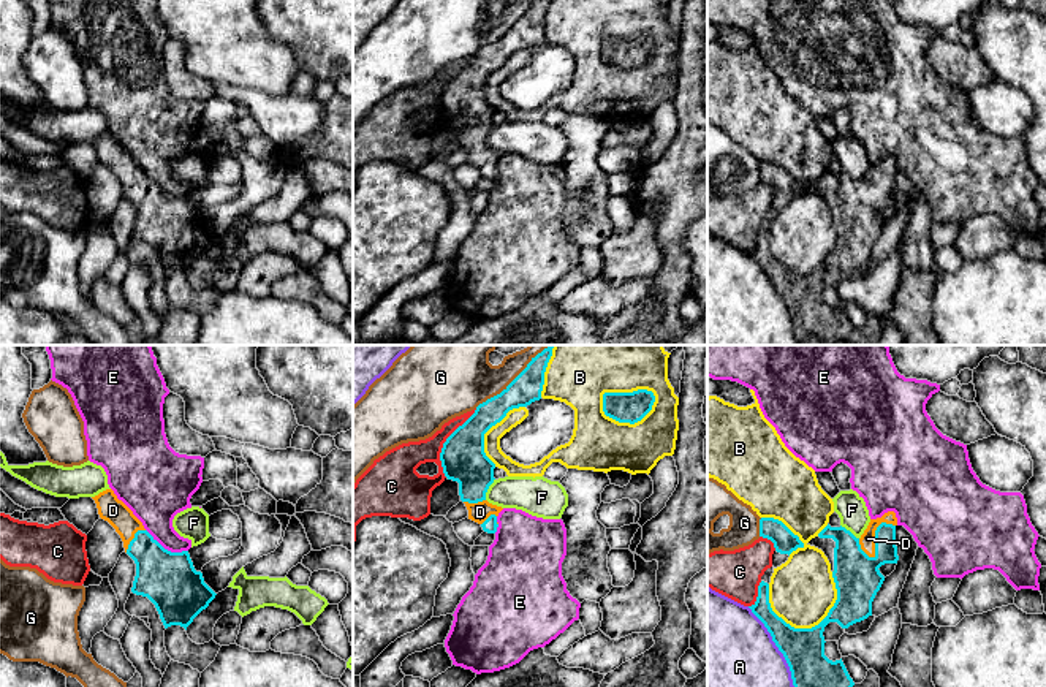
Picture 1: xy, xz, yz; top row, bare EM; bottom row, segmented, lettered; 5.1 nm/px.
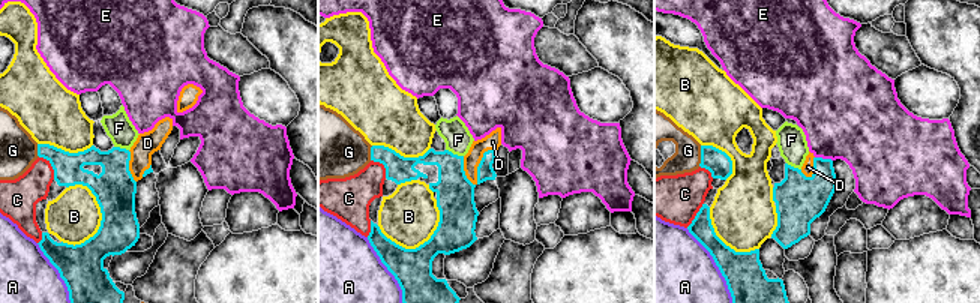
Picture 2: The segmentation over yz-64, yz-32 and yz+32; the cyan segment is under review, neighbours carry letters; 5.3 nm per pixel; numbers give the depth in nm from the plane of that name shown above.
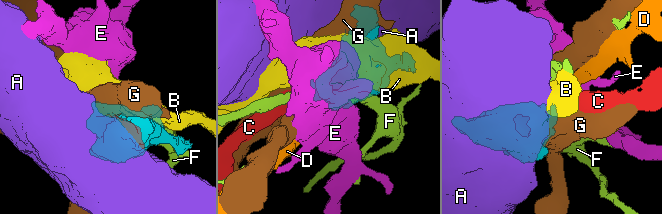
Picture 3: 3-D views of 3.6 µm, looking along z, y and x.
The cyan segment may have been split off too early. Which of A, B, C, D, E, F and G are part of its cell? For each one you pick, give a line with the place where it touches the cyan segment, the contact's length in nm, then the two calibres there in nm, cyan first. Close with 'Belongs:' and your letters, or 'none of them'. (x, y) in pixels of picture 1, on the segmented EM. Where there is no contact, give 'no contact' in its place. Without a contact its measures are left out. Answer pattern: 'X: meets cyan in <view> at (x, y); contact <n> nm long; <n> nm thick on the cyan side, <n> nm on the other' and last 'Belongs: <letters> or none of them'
D: meets cyan in yz at (875, 540); contact 220 nm long; 240 nm thick on the cyan side, 80 nm on the other
Belongs: D

